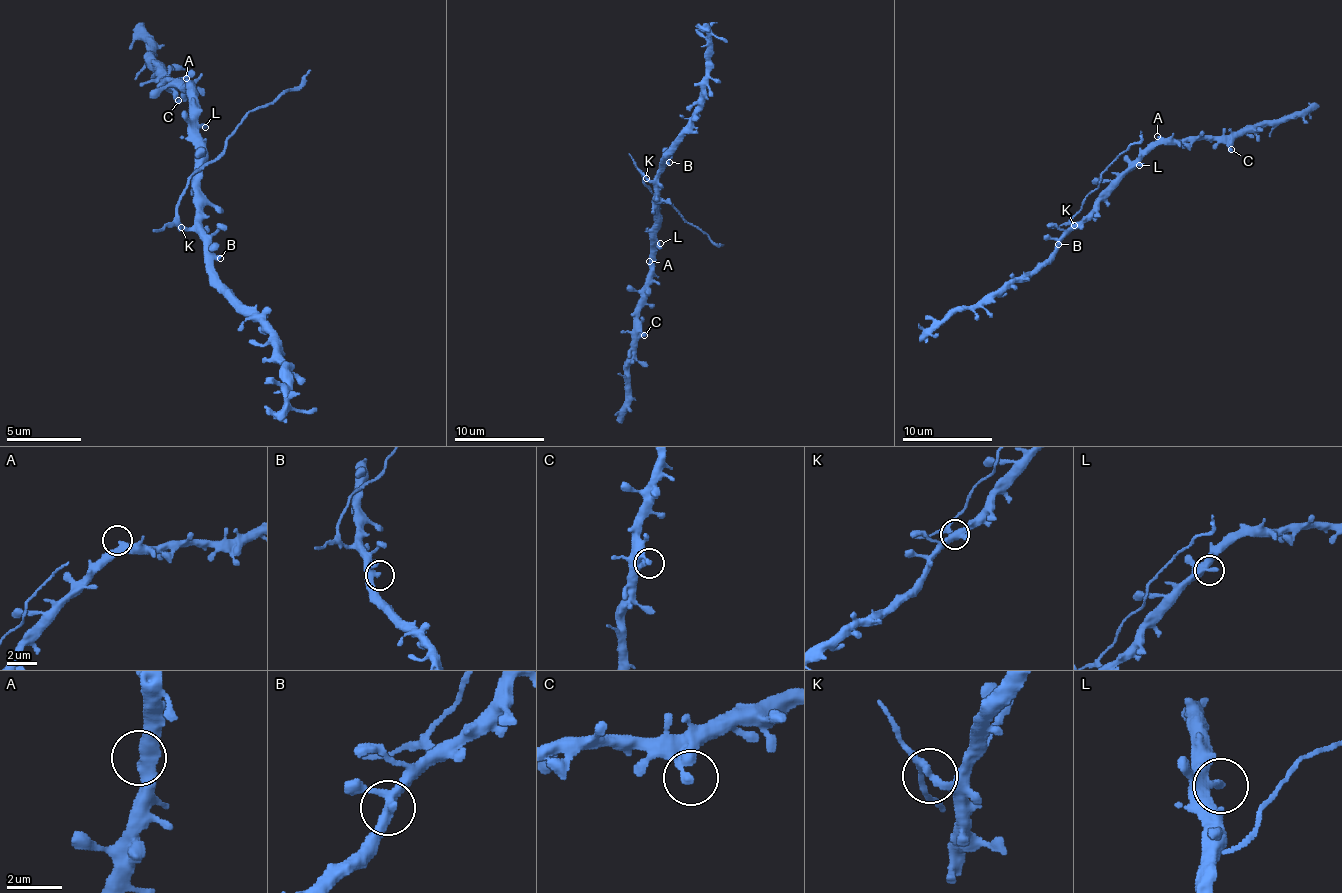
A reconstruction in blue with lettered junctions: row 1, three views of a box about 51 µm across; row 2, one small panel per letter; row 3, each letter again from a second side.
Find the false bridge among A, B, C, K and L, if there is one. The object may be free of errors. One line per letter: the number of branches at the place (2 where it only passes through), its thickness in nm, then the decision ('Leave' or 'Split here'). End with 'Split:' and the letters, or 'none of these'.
A: Branches: 2. Thickness 360 nm. Leave
B: Branches: 3. Thickness 320 nm. Leave
C: Branches: 1. Thickness 320 nm. Leave
K: Branches: 3. Thickness 240 nm. Split here
L: Branches: 2. Thickness 320 nm. Leave
Split: K

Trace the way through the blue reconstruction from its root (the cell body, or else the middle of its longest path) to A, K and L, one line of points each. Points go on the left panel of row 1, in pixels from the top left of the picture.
A: (197, 183), (197, 93), (186, 78)
K: (197, 183), (197, 221), (190, 228), (182, 228)
L: (197, 183), (197, 130), (205, 127)

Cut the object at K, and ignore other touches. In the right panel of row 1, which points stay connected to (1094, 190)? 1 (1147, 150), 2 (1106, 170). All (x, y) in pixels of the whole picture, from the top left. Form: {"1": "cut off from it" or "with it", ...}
{"1": "cut off from it", "2": "with it"}

